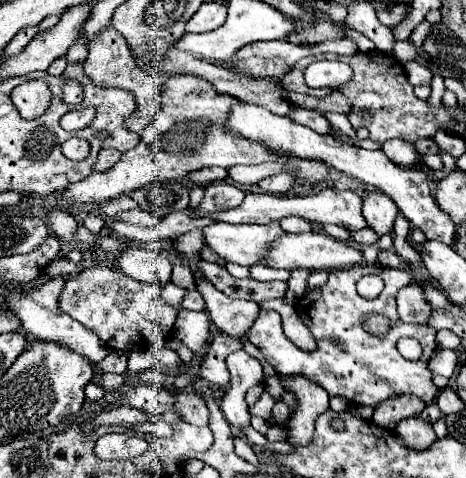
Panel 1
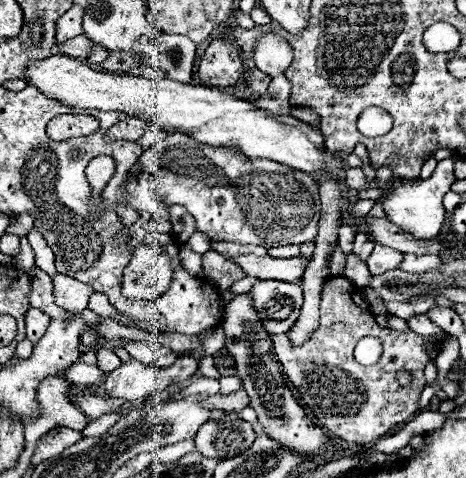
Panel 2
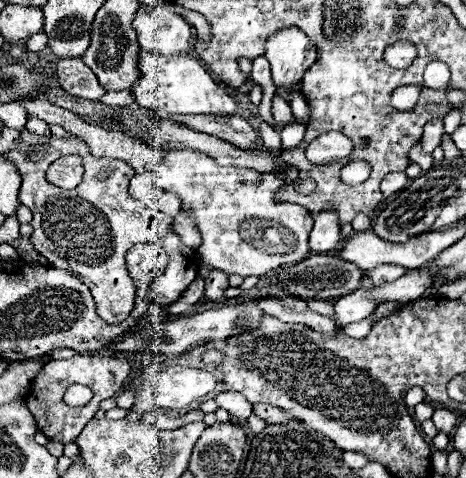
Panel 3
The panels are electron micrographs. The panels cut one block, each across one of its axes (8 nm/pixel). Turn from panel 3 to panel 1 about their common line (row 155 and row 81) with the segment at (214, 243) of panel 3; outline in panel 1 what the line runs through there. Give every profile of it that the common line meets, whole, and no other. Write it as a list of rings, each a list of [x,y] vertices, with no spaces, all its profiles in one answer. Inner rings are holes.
[[[172,76],[166,78],[160,86],[162,92],[162,110],[154,116],[152,124],[144,130],[142,140],[136,148],[122,154],[122,160],[106,172],[92,172],[88,178],[68,184],[58,198],[70,204],[102,204],[114,200],[122,194],[130,194],[136,188],[142,188],[156,180],[172,180],[182,178],[192,170],[200,170],[206,166],[232,168],[236,164],[262,164],[262,162],[290,162],[300,168],[302,182],[318,184],[328,180],[328,166],[310,162],[310,160],[284,160],[280,156],[272,156],[268,148],[262,144],[252,144],[236,132],[224,132],[220,124],[224,124],[224,116],[228,116],[228,108],[236,104],[232,96],[224,96],[214,92],[212,84],[200,80],[196,76]]]

